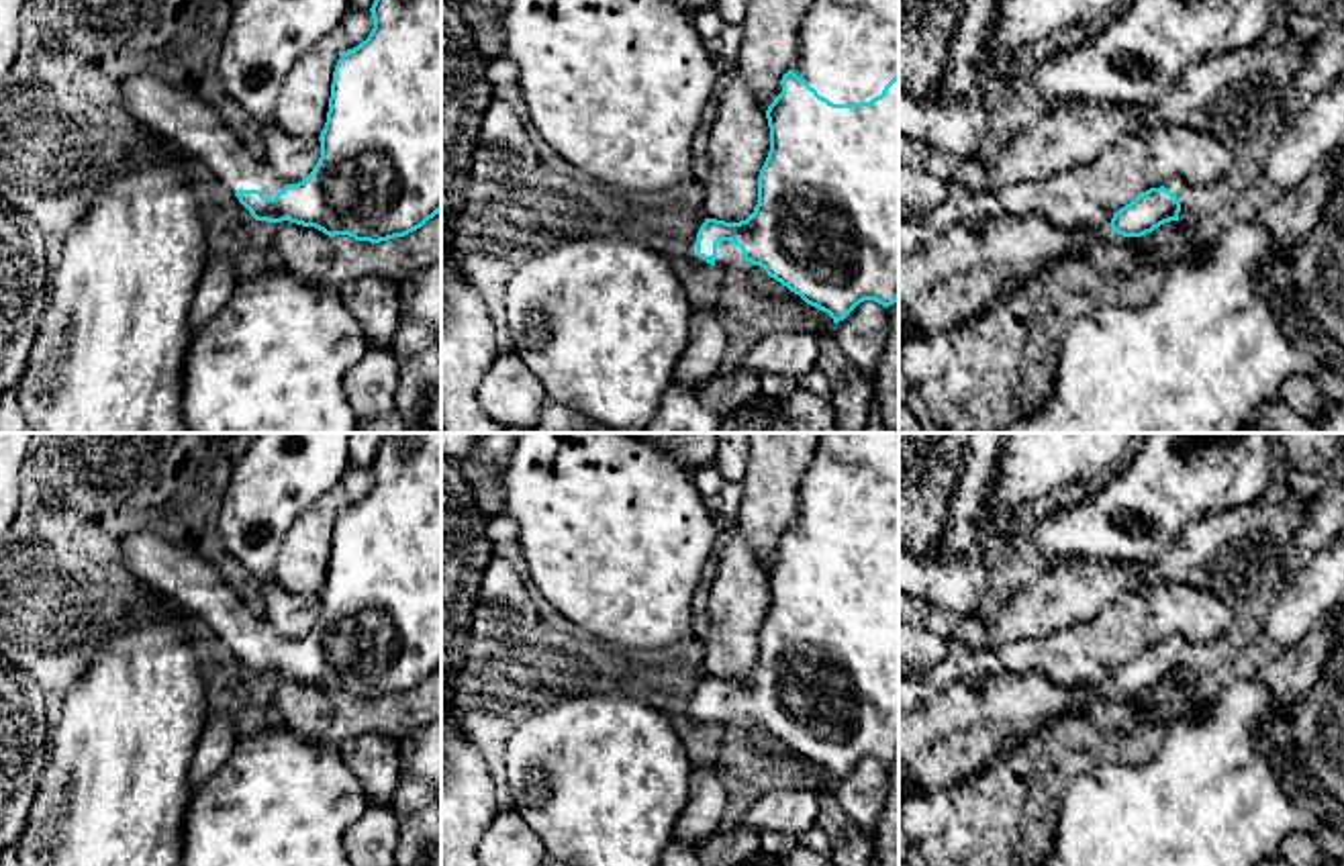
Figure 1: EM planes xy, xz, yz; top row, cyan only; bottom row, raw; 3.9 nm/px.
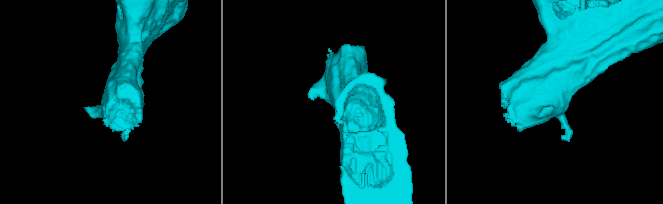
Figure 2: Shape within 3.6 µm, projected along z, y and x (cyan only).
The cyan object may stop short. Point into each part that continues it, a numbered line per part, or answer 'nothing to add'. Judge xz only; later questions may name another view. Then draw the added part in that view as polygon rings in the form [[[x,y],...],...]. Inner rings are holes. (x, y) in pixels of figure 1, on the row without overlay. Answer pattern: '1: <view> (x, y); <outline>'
1: xz (848, 507); [[[821,433],[793,529],[833,562],[870,560],[899,525],[899,433]]]
2: xz (728, 709); [[[697,692],[690,696],[688,709],[686,709],[686,719],[690,719],[694,723],[723,727],[729,721],[741,721],[743,719],[743,711],[741,711],[741,707],[735,701],[731,701],[731,699],[719,699],[717,701],[717,717],[711,723],[703,715],[697,713],[694,701],[697,701]]]

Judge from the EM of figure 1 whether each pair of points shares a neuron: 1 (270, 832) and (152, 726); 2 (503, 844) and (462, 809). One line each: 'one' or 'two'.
1: two
2: two

